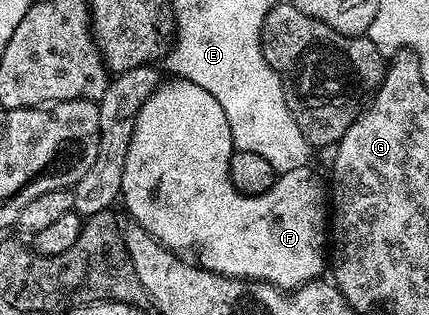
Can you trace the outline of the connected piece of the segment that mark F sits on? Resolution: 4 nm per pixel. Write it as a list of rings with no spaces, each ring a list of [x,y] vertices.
[[[178,76],[170,79],[172,82],[164,81],[145,100],[143,107],[137,112],[137,120],[133,128],[133,140],[129,144],[129,156],[125,156],[125,172],[121,176],[122,205],[127,205],[127,210],[132,214],[134,225],[145,228],[152,238],[156,238],[161,245],[168,250],[176,252],[187,252],[192,250],[199,254],[198,265],[205,270],[212,270],[215,274],[226,274],[228,278],[245,278],[257,282],[267,282],[271,286],[278,286],[284,292],[290,292],[306,282],[314,282],[320,277],[319,274],[325,270],[325,247],[329,242],[329,194],[325,189],[325,182],[318,178],[311,171],[310,165],[301,168],[293,168],[289,175],[289,180],[284,184],[276,184],[269,188],[269,192],[264,194],[239,194],[237,188],[233,188],[233,180],[229,180],[229,160],[233,153],[231,144],[231,133],[229,132],[229,120],[225,120],[225,112],[221,109],[221,104],[205,92],[197,84],[187,82]]]

